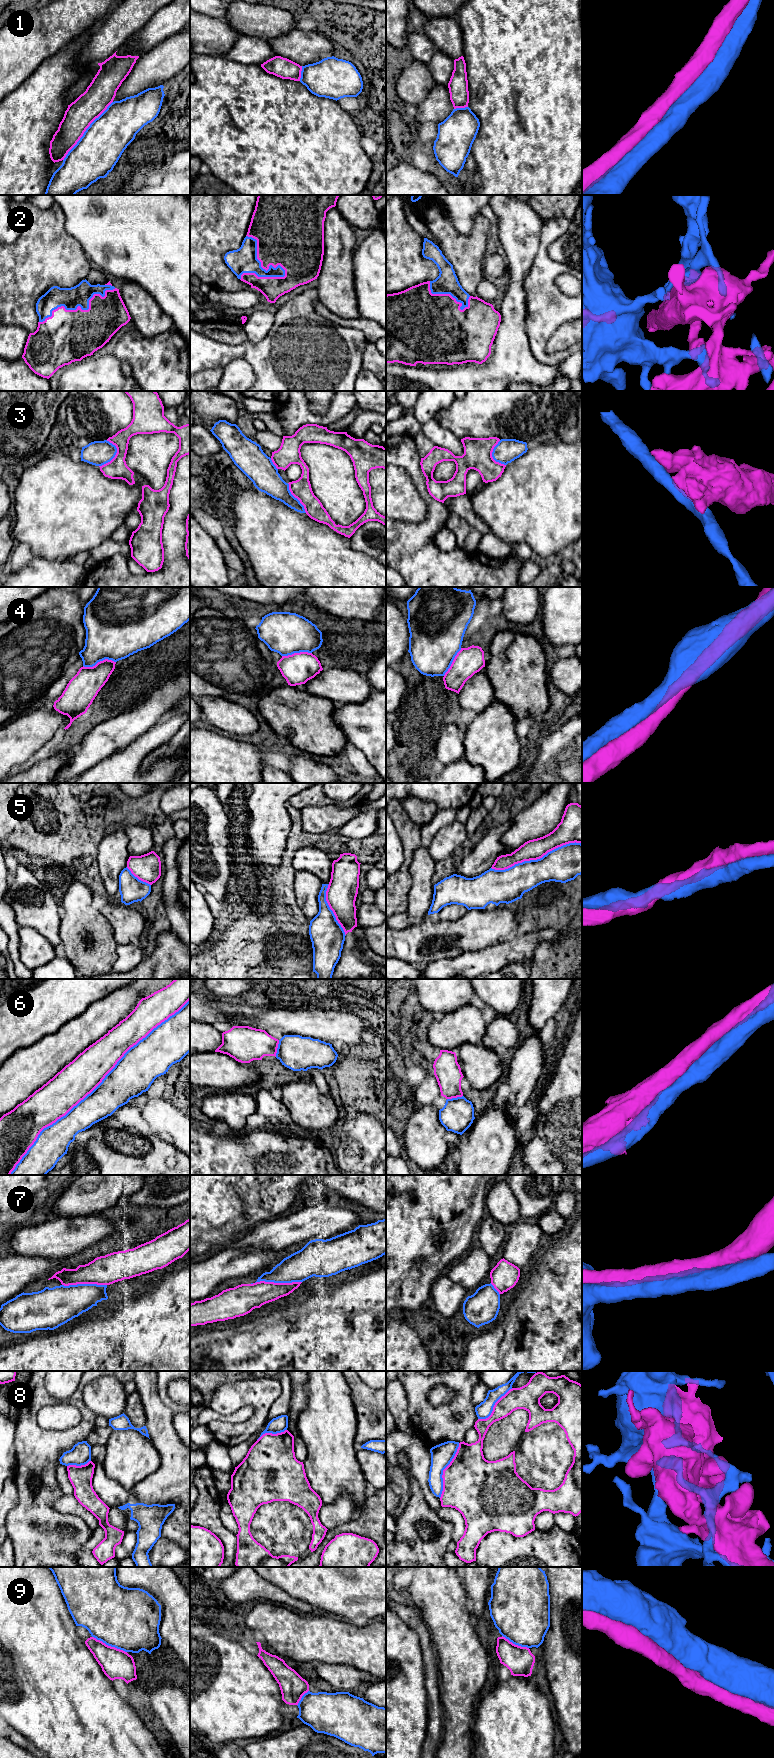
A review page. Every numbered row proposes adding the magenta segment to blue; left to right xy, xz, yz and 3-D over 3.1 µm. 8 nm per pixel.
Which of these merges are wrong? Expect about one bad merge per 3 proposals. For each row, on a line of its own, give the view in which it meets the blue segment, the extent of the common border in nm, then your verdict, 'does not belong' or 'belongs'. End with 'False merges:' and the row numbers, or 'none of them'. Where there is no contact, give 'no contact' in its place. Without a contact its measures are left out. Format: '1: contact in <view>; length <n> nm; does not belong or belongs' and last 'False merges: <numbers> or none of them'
1: contact in xy; length 600 nm; belongs
2: contact in xz; length 460 nm; does not belong
3: contact in xy; length 220 nm; does not belong
4: contact in xy; length 260 nm; belongs
5: contact in yz; length 750 nm; does not belong
6: contact in xy; length 2000 nm; belongs
7: contact in xz; length 380 nm; does not belong
8: contact in yz; length 460 nm; does not belong
9: contact in xy; length 300 nm; belongs
False merges: 2, 3, 5, 7, 8

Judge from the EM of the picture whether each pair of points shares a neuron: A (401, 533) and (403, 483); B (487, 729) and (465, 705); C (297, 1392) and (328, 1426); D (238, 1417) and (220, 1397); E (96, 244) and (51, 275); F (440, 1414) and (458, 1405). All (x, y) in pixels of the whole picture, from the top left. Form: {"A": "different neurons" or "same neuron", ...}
{"A": "different neurons", "B": "different neurons", "C": "different neurons", "D": "different neurons", "E": "different neurons", "F": "same neuron"}

